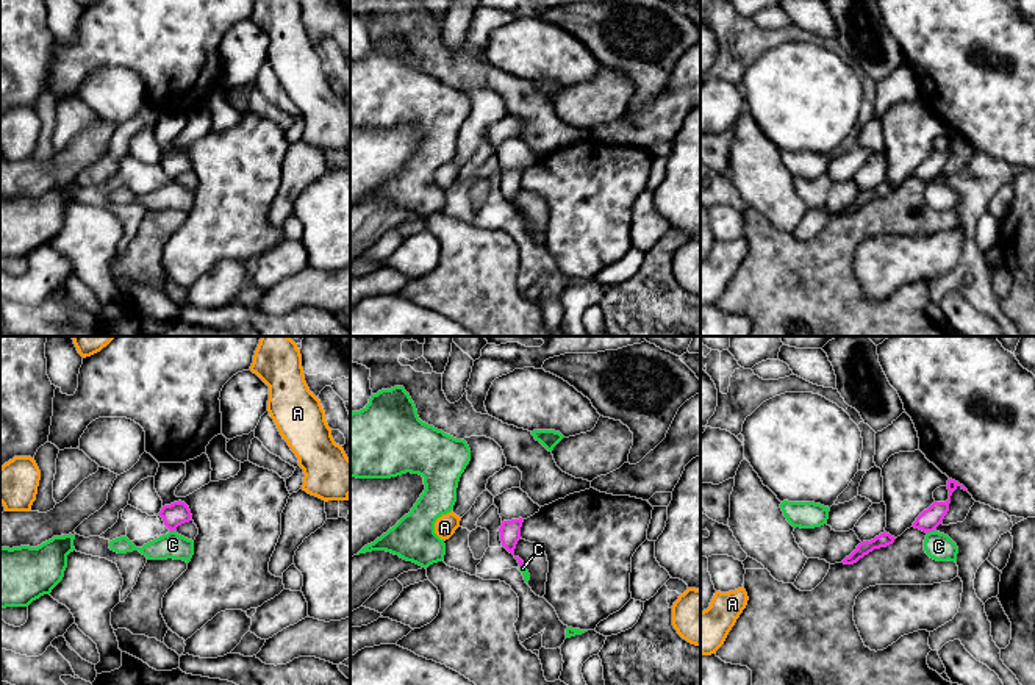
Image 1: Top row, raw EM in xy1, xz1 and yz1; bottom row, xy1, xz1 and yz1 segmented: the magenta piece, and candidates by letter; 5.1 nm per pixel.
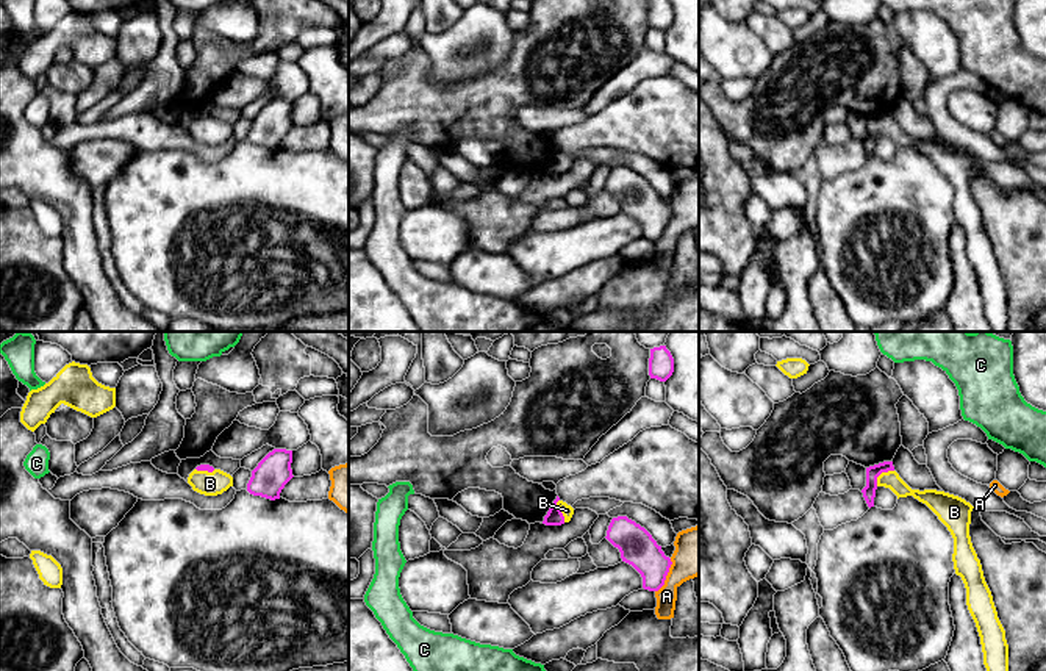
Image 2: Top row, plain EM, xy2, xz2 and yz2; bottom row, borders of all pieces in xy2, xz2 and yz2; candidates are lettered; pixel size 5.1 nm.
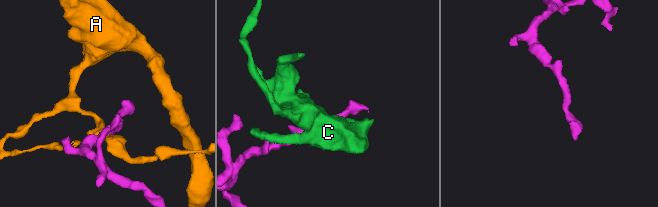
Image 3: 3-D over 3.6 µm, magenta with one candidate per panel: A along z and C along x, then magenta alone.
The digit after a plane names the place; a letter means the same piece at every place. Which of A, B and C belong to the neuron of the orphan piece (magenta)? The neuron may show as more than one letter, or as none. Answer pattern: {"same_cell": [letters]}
{"same_cell": ["B"]}

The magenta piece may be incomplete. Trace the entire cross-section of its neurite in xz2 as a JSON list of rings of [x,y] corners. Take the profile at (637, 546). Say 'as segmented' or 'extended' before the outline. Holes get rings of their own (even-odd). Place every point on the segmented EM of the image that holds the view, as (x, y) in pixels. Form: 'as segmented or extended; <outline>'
as segmented; [[[618,516],[611,519],[605,538],[619,549],[622,562],[641,574],[644,590],[658,591],[664,585],[672,562],[644,527]]]

